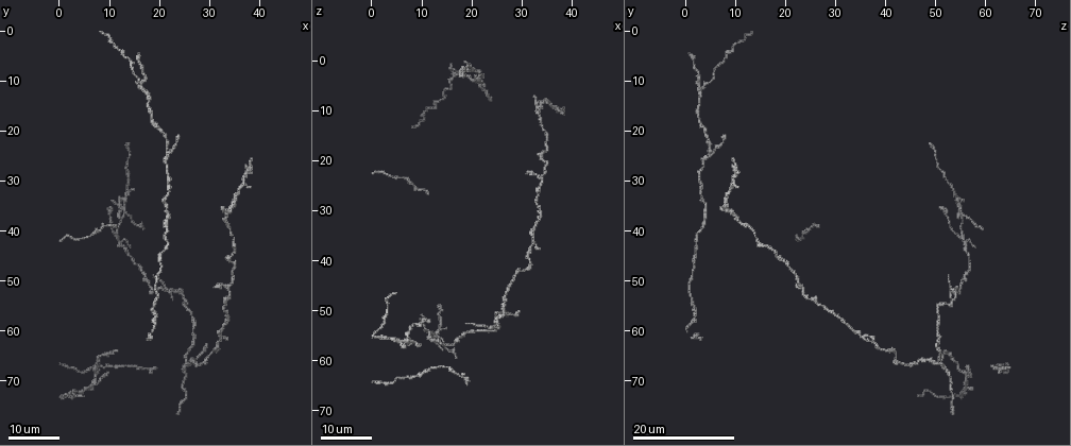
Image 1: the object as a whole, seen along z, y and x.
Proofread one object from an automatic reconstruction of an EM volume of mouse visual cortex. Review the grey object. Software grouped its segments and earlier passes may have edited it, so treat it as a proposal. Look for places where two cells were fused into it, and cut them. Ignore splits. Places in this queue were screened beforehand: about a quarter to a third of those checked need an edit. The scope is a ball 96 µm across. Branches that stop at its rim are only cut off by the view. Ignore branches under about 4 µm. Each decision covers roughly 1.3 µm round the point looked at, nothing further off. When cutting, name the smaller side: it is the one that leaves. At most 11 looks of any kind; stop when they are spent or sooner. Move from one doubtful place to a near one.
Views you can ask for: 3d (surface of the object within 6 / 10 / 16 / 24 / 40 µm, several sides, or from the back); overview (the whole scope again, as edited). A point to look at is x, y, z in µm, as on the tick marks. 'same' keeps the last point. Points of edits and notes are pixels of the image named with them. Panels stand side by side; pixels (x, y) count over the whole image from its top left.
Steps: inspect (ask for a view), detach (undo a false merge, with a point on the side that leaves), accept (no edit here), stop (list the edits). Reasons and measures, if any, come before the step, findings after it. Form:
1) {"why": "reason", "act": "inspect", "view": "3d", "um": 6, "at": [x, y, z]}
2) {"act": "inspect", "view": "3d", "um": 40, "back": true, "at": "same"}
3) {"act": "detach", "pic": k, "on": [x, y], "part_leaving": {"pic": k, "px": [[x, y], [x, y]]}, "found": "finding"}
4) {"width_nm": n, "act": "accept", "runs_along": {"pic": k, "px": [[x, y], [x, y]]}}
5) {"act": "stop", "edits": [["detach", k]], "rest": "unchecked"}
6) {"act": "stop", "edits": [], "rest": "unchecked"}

{"why": "four-way junction", "act": "inspect", "view": "3d", "um": 24, "at": [21.5, 24.5, 5.0]}

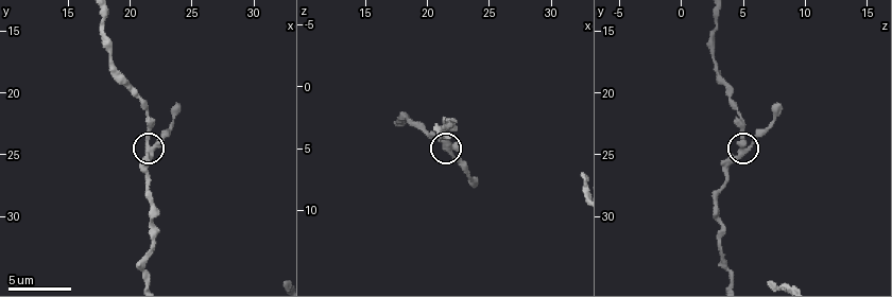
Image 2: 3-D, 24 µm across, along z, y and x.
{"act": "inspect", "view": "3d", "um": 6, "at": [21.4, 24.4, 5.0]}

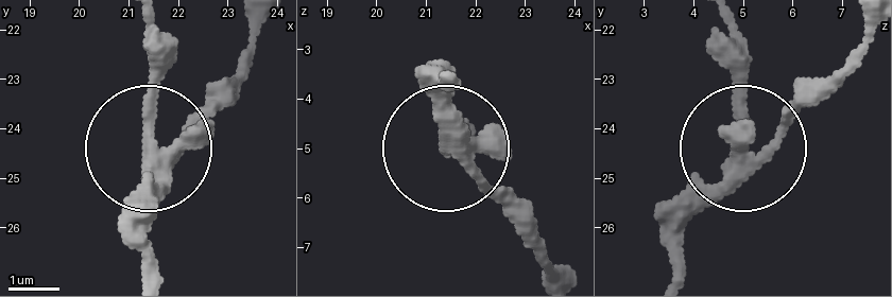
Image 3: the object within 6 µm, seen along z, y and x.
{"width_nm": 350, "act": "accept", "found": "one cell here"}

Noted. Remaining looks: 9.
{"why": "arms part here", "act": "inspect", "view": "3d", "um": 16, "at": [16.5, 11.0, 3.5]}

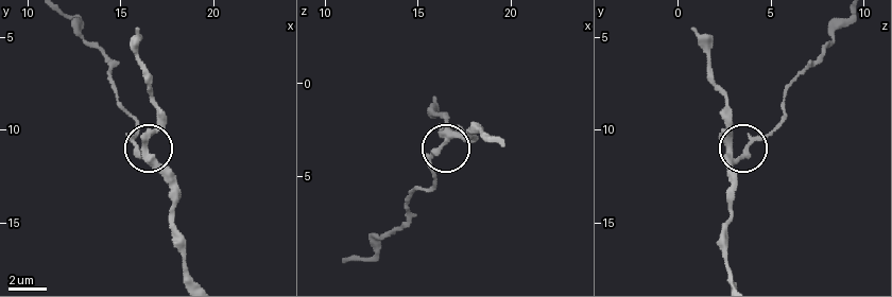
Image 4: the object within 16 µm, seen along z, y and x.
{"act": "inspect", "view": "3d", "um": 10, "at": "same"}

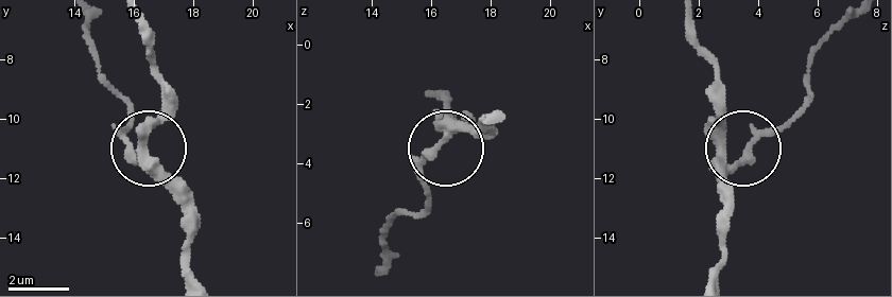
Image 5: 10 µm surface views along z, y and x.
{"width_nm": 340, "act": "detach", "pic": 5, "on": [127, 146], "part_leaving": {"pic": 5, "px": [[154, 172], [125, 139], [125, 106], [100, 68], [87, 22]]}, "found": "two cells meet here"}

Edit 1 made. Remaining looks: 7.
{"why": "three-way junction", "act": "inspect", "view": "3d", "um": 16, "at": [25.5, 66.5, 51.0]}

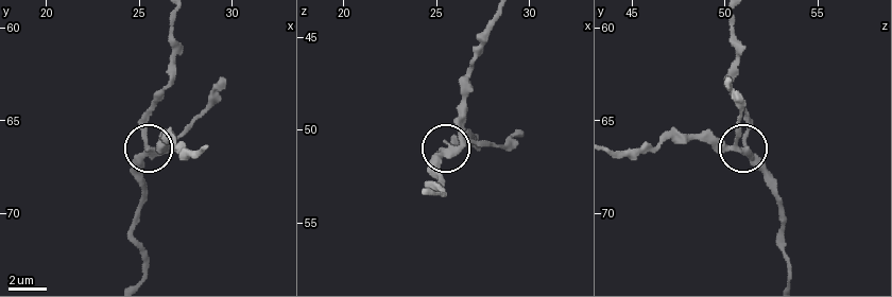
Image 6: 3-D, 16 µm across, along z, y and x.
{"why": "closer look", "act": "inspect", "view": "3d", "um": 6, "at": "same"}

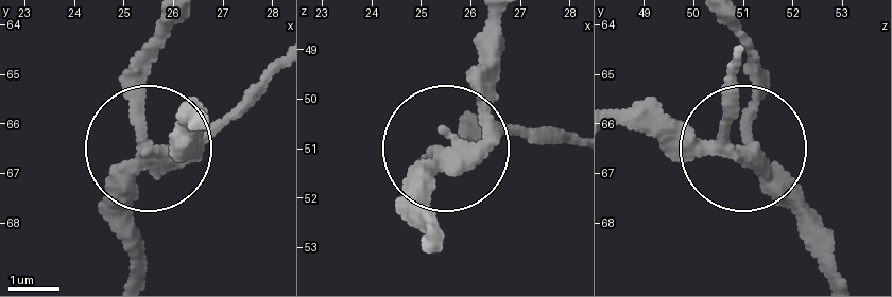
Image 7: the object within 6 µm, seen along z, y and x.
{"act": "accept", "runs_along": {"pic": 7, "px": [[619, 119], [670, 119], [747, 149], [832, 229]]}, "found": "continuous, no second cell"}

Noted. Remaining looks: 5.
{"why": "small branch off a trunk", "act": "inspect", "view": "3d", "um": 24, "at": [23.5, 52.0, 53.5]}

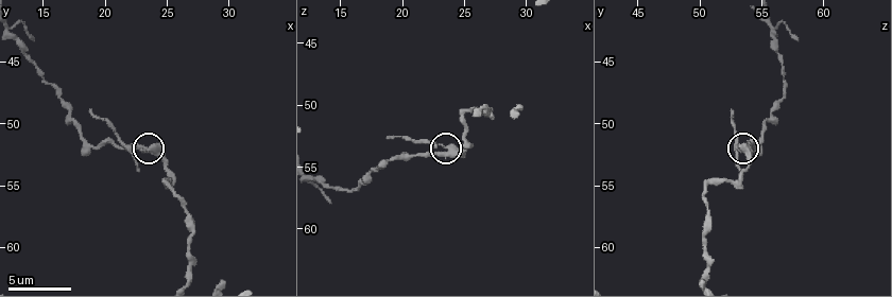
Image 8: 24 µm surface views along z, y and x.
{"act": "inspect", "view": "3d", "um": 10, "at": [23.6, 51.8, 53.6]}

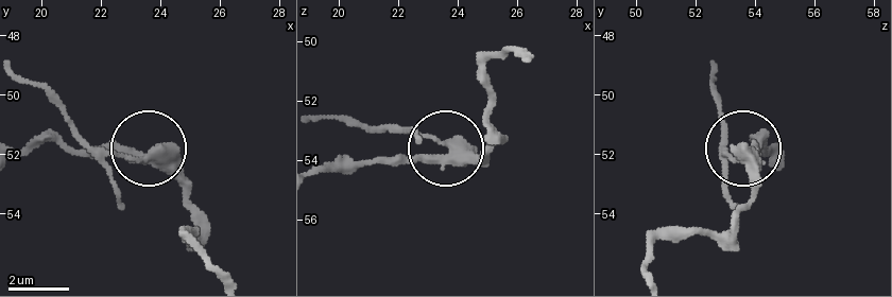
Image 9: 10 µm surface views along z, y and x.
{"arms": 3, "act": "detach", "pic": 9, "on": [423, 136], "part_leaving": {"pic": 9, "px": [[743, 157], [728, 157], [714, 66]]}, "found": "two cells meet here"}

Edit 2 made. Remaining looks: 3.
{"act": "inspect", "view": "3d", "um": 16, "at": [34.0, 51.0, 23.5]}

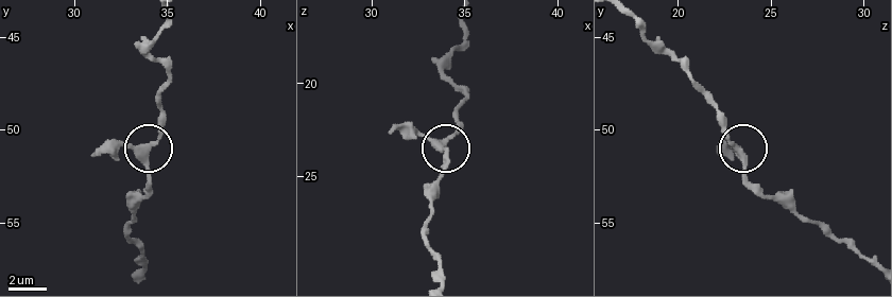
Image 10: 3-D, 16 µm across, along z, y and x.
{"act": "inspect", "view": "3d", "um": 6, "at": [33.7, 51.0, 23.2]}

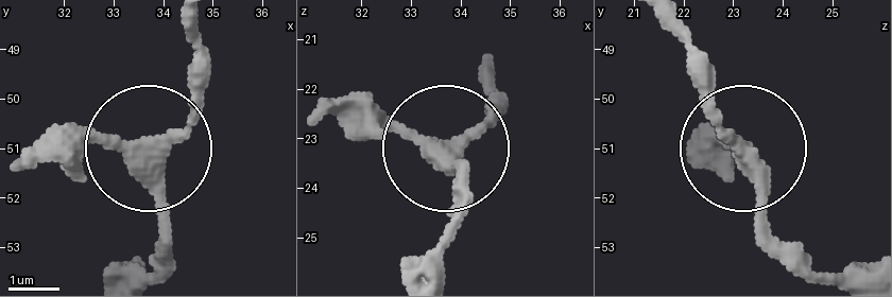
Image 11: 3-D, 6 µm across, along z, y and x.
{"act": "inspect", "view": "3d", "um": 6, "back": true, "at": [33.65, 51.00, 23.25]}

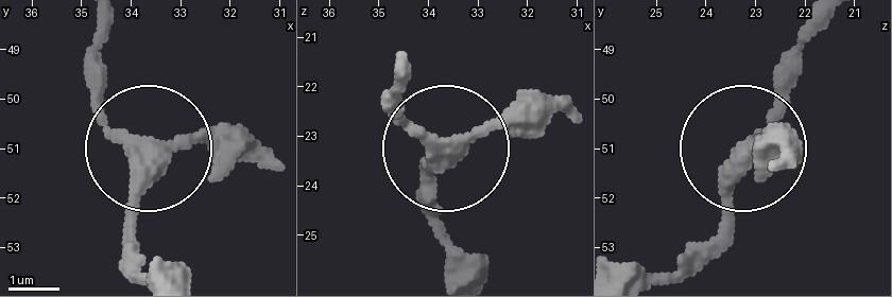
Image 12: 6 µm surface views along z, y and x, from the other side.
{"side_arm_um": 41, "arms": 3, "act": "accept", "found": "all the same cell"}

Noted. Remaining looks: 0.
{"act": "stop", "edits": [["detach", 5], ["detach", 9]], "rest": "unchecked"}

